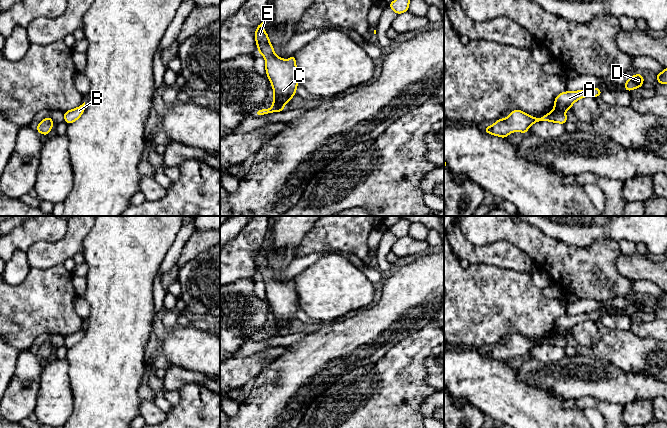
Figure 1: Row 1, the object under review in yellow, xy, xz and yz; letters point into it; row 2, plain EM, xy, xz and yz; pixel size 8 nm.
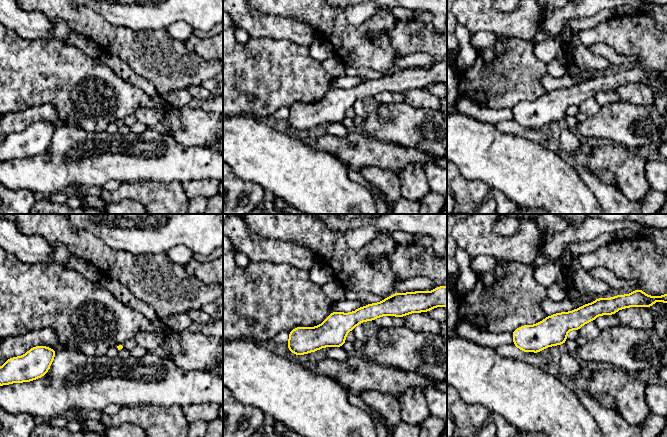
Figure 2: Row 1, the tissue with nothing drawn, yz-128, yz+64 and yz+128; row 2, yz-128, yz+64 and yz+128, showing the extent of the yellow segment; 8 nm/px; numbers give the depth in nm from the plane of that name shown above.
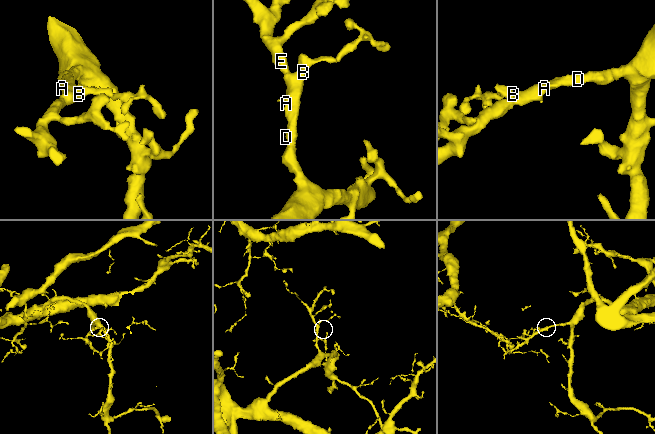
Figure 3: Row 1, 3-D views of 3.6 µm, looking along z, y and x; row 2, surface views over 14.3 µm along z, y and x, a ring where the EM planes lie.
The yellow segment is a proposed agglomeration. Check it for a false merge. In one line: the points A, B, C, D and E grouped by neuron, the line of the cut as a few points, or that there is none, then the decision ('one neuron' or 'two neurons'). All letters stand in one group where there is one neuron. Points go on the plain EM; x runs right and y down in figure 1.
A B C D E | no cut | one neuron

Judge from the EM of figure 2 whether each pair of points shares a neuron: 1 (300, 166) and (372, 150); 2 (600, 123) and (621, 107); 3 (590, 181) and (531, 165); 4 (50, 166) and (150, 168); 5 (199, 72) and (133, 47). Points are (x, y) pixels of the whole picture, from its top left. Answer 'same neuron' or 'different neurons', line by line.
1: different neurons
2: same neuron
3: different neurons
4: same neuron
5: same neuron

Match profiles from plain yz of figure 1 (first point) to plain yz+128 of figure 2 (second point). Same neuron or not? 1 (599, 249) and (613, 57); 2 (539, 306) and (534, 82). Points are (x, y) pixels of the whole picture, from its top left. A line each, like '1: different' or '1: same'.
1: different
2: same

